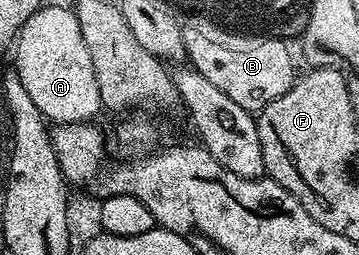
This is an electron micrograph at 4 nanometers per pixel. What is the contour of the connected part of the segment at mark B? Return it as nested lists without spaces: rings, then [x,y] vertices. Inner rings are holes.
[[[201,17],[181,21],[185,56],[188,64],[197,69],[203,79],[215,83],[215,87],[219,87],[227,99],[239,103],[239,107],[244,109],[259,111],[293,86],[293,57],[284,40],[275,37],[244,40],[226,36],[221,32],[220,25],[209,21]]]

